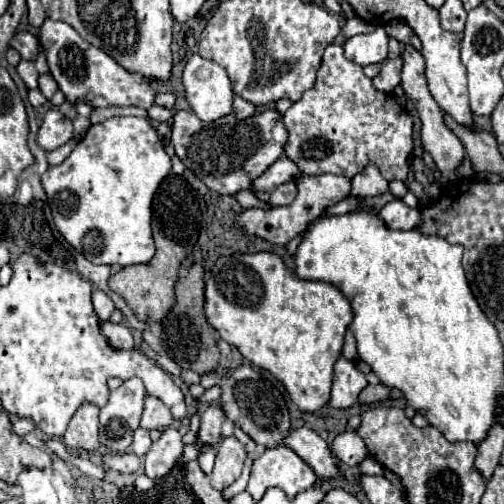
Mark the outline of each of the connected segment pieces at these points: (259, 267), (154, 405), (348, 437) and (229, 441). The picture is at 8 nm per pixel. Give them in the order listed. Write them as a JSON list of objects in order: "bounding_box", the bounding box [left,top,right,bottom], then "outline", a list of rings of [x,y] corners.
[{"bounding_box":[204,252,354,412],"outline":[[[270,252],[220,256],[206,280],[204,312],[208,322],[230,346],[236,346],[246,360],[262,370],[268,370],[284,384],[290,398],[302,412],[316,412],[328,404],[334,380],[334,364],[342,356],[344,334],[354,320],[350,302],[336,286],[326,282],[298,280],[282,264],[282,258]]]},{"bounding_box":[140,396,172,430],"outline":[[[146,396],[144,398],[144,412],[142,412],[142,420],[140,426],[146,430],[162,430],[166,426],[172,424],[172,414],[170,410],[164,406],[164,402],[160,402],[160,398],[156,396]]]},{"bounding_box":[330,432,368,466],"outline":[[[356,432],[338,434],[330,448],[332,448],[334,456],[346,466],[356,466],[360,460],[364,460],[368,456],[364,440]]]},{"bounding_box":[210,436,246,490],"outline":[[[234,436],[224,438],[220,442],[220,450],[216,454],[216,464],[214,464],[214,470],[210,476],[212,486],[216,490],[224,490],[234,480],[238,480],[242,466],[244,466],[244,460],[246,460],[246,450],[238,442],[238,438],[234,438]]]}]

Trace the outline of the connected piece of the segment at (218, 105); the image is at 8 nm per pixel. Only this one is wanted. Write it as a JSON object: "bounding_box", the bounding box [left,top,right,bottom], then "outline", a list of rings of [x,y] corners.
{"bounding_box":[182,54,232,122],"outline":[[[192,54],[186,62],[182,82],[186,100],[204,122],[214,122],[232,112],[232,84],[222,66]]]}

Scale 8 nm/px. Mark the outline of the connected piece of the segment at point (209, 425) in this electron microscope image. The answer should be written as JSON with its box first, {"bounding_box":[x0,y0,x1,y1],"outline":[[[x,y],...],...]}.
{"bounding_box":[198,406,224,444],"outline":[[[208,406],[202,414],[202,424],[200,424],[200,432],[198,432],[198,438],[204,442],[204,444],[214,444],[220,440],[220,428],[222,428],[222,422],[224,422],[224,412],[222,408],[218,406]]]}

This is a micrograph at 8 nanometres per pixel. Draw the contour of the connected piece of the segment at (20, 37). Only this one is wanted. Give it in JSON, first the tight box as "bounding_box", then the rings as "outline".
{"bounding_box":[10,32,38,60],"outline":[[[18,32],[10,40],[10,48],[18,50],[22,58],[34,60],[36,58],[36,52],[38,52],[38,40],[36,40],[36,36],[32,36],[28,32]]]}

